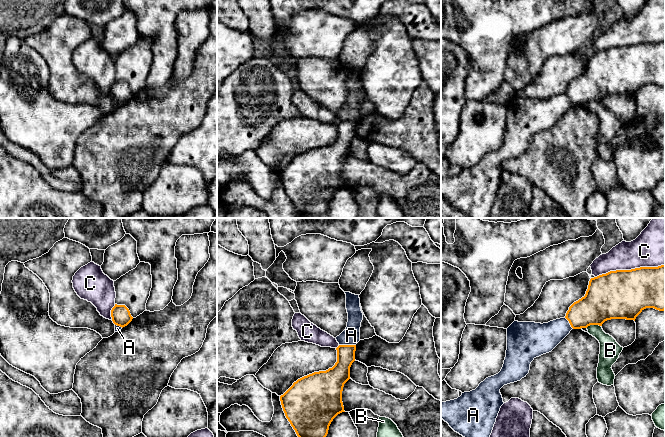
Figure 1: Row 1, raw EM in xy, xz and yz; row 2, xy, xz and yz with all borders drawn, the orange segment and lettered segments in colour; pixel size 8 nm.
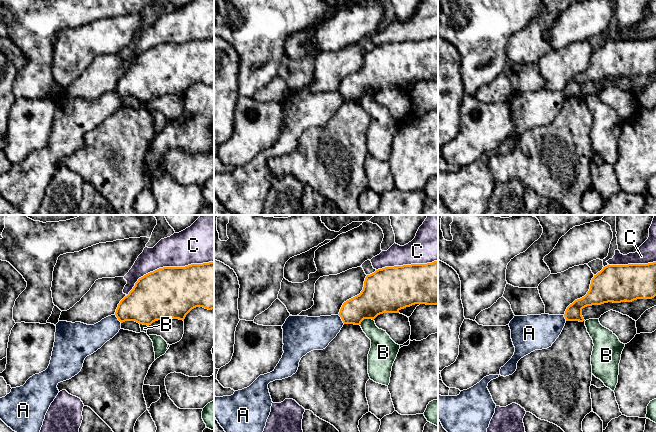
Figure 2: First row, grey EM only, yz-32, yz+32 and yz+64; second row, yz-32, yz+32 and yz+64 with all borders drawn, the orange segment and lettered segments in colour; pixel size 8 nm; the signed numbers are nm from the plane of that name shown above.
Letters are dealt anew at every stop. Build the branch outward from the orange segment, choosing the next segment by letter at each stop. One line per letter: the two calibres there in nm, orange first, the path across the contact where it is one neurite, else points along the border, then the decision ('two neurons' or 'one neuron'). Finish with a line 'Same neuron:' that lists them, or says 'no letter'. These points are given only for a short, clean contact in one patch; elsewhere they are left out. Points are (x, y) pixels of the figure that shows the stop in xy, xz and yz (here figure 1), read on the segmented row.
A: 170 nm thick on the orange side, 140 nm on the other; border along xz (339, 344), (355, 345); two neurons
B: 360 nm thick on the orange side, 160 nm on the other; border along yz (600, 325), (588, 325), (586, 327); two neurons
C: 400 nm thick on the orange side, 300 nm on the other; two neurons
Same neuron: no letter

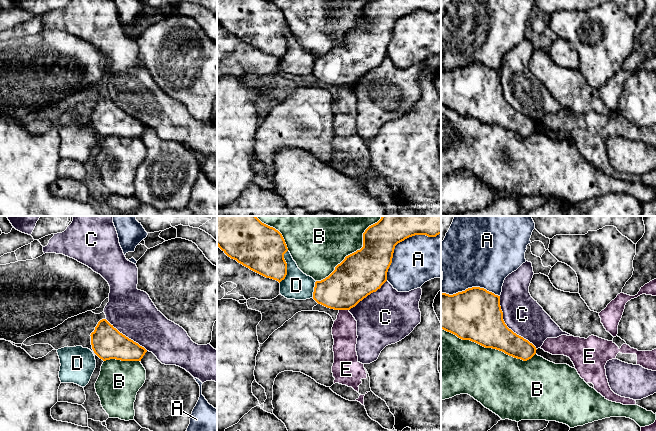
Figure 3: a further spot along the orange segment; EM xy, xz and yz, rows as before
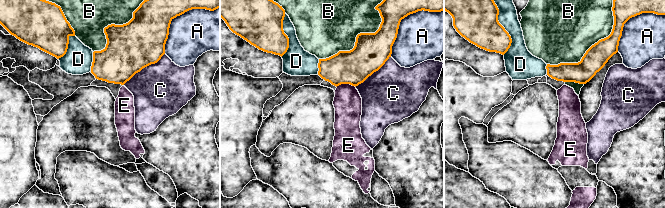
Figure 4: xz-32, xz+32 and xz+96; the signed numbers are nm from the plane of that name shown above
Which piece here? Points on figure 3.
A: 340 nm thick on the orange side, 380 nm on the other; two neurons
B: 380 nm thick on the orange side, 440 nm on the other; two neurons
C: 400 nm thick on the orange side, 300 nm on the other; two neurons
D: 360 nm thick on the orange side, 220 nm on the other; two neurons
E: 340 nm thick on the orange side, 200 nm on the other; two neurons
Same neuron: no letter

